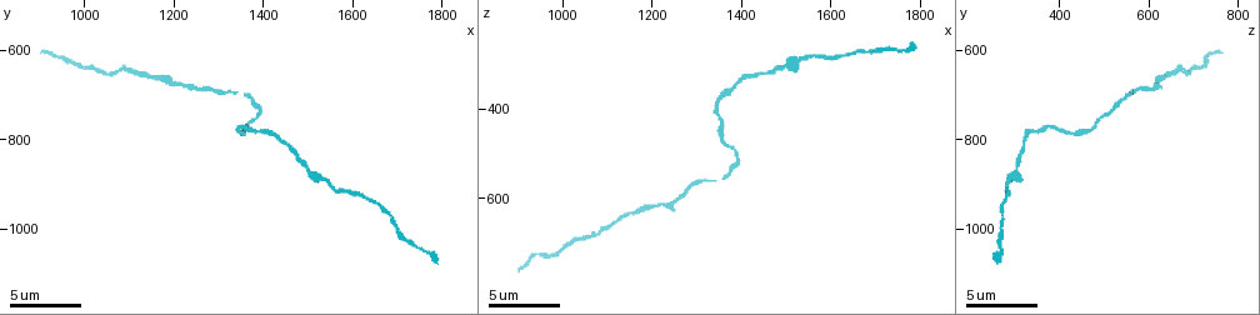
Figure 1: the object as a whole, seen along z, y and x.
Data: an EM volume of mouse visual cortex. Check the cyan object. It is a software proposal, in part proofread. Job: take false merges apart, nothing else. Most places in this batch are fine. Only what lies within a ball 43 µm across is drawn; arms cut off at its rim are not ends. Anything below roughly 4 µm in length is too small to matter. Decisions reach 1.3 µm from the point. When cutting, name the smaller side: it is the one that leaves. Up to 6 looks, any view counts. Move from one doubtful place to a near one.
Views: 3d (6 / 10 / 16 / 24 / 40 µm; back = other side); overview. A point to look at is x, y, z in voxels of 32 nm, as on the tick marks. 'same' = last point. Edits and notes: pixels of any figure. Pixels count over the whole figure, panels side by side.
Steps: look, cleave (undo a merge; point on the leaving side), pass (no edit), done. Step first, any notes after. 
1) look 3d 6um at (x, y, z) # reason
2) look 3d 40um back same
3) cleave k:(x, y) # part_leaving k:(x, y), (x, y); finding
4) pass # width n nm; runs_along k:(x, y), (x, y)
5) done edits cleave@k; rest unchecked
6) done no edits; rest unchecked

look 3d 6um at (1355, 775, 470)

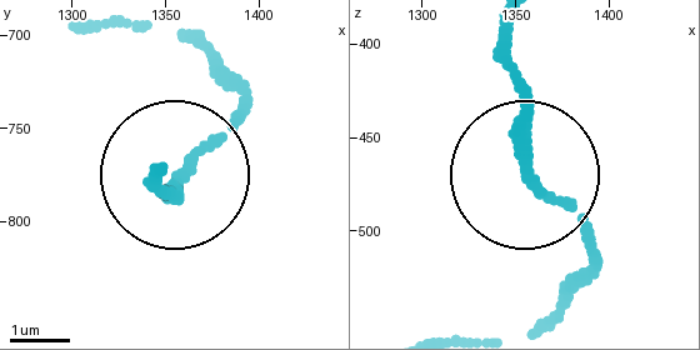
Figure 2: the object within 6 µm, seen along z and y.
pass # side_arm 23 um; runs_along 2:(529, 173), (504, 38); continuous, no second neuron

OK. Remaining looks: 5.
look 3d 10um at (1535, 885, 290) # sudden change in width

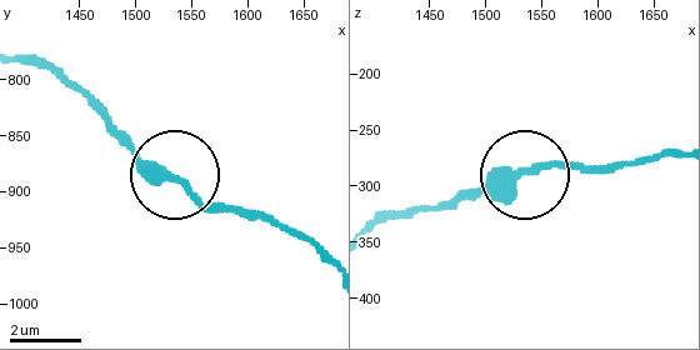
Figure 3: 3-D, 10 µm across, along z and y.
look 3d 6um at (1534, 890, 290)

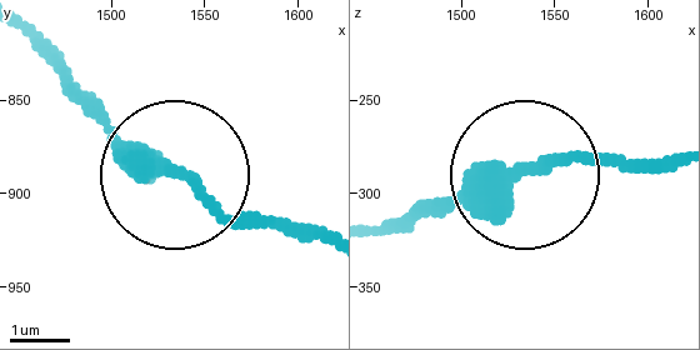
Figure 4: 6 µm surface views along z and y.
pass # runs_along 4:(29, 44), (119, 134), (223, 203), (308, 233); continuous, no second neuron

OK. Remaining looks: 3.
look 3d 6um at (1220, 680, 620) # arms run side by side

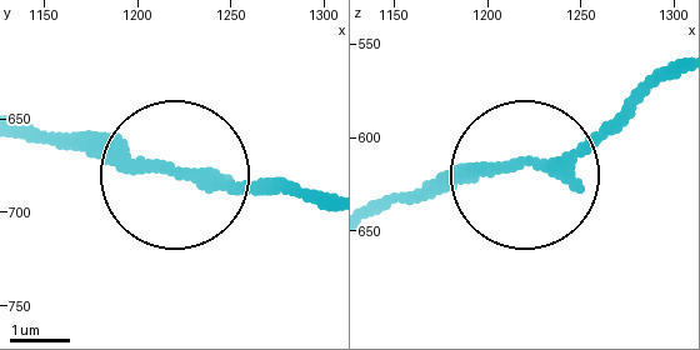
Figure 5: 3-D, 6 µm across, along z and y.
pass # arms 3; runs_along 5:(666, 71), (576, 146), (388, 200); all the same neuron

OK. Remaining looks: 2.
done no edits; rest unchecked

